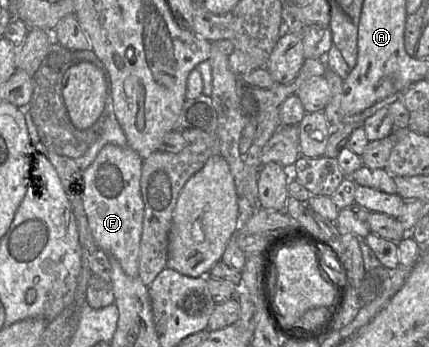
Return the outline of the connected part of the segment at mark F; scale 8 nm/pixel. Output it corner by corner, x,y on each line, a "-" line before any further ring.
105,145
94,162
83,171
83,204
88,225
99,249
115,257
123,271
130,277
139,277
139,251
143,229
144,202
140,179
143,159
129,146

